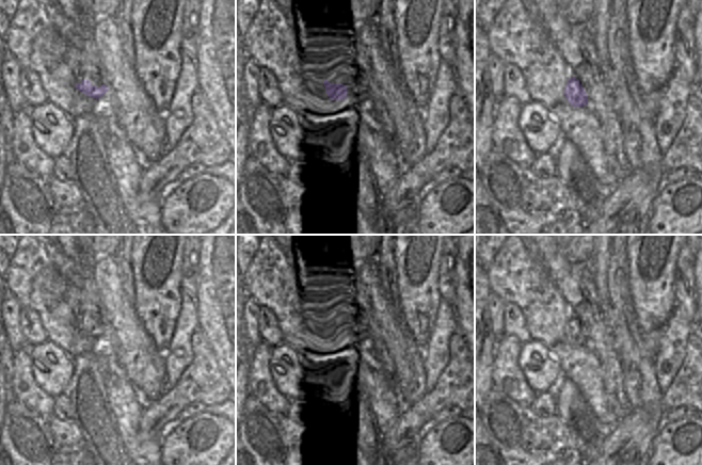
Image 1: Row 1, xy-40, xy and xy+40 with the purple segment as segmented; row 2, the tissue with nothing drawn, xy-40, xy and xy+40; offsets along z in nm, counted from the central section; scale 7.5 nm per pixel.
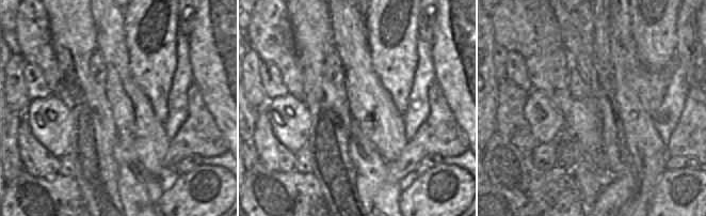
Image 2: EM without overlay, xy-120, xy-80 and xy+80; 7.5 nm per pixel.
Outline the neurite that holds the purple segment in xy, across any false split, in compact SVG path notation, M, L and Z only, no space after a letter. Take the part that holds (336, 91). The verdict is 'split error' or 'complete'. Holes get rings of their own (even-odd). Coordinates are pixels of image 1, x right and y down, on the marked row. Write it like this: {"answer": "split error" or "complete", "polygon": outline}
{"answer": "complete", "polygon": "M328 80L323 81L325 93L331 100L344 100L347 97L347 86L341 83L331 84Z"}

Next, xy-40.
{"answer": "complete", "polygon": "M83 79L81 83L76 83L76 89L92 98L100 98L109 90L107 85L102 84L100 87L92 85L87 79Z"}

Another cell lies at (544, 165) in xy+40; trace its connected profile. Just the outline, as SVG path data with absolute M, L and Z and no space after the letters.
M549 153L537 156L530 165L530 172L542 179L556 175L556 158Z

